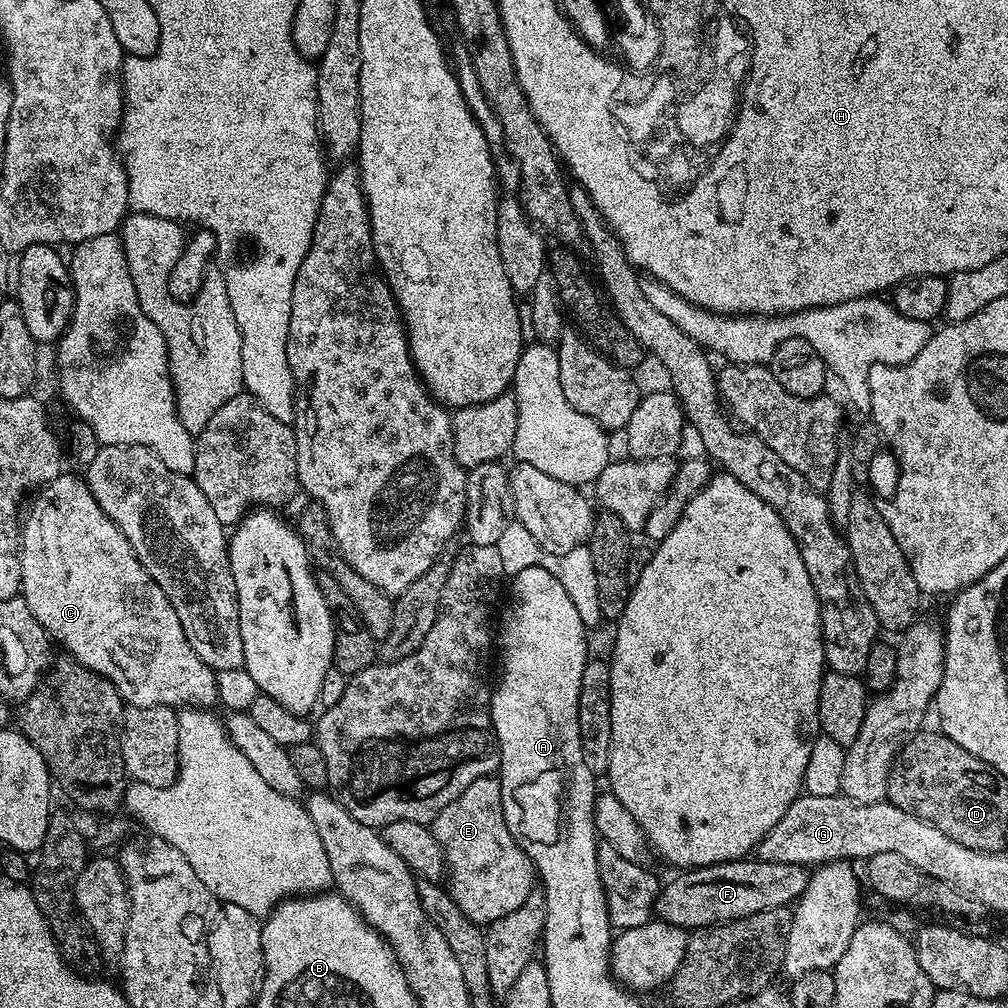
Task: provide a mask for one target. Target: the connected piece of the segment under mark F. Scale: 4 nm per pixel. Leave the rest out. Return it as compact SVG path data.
M745 858L725 864L711 864L705 868L689 868L676 875L680 876L661 887L655 915L667 924L695 930L746 918L762 910L795 905L806 890L810 872L803 864Z

